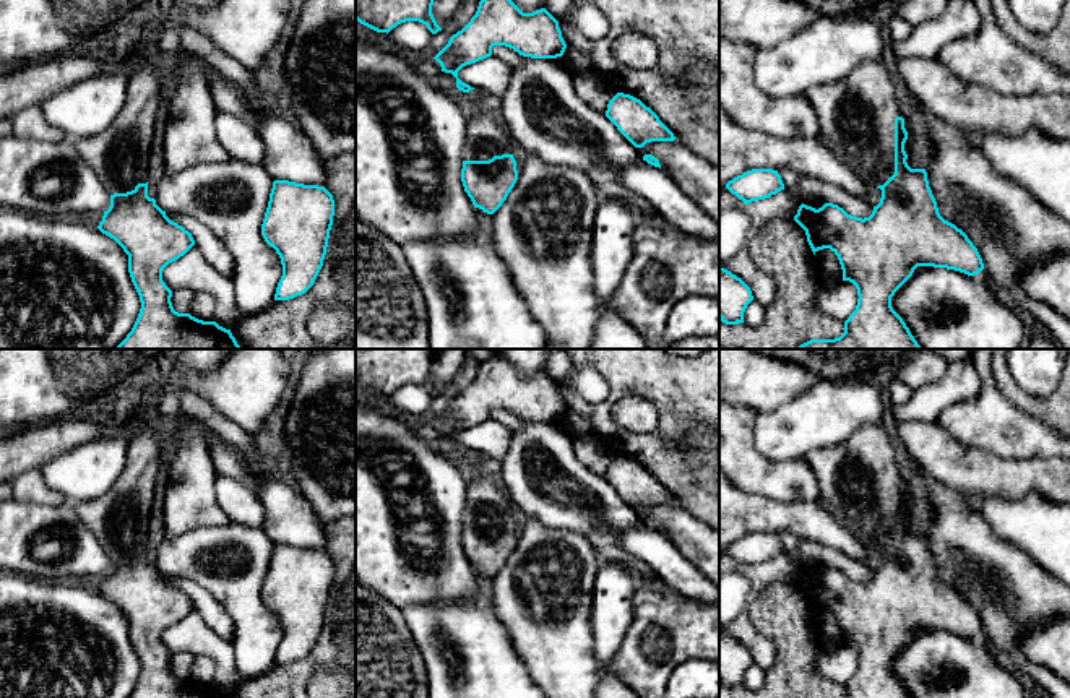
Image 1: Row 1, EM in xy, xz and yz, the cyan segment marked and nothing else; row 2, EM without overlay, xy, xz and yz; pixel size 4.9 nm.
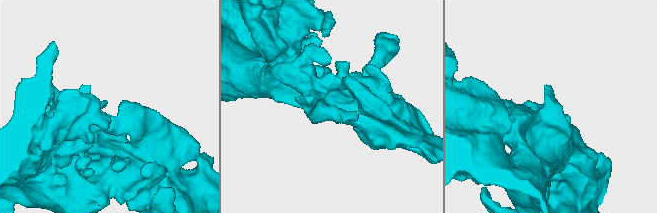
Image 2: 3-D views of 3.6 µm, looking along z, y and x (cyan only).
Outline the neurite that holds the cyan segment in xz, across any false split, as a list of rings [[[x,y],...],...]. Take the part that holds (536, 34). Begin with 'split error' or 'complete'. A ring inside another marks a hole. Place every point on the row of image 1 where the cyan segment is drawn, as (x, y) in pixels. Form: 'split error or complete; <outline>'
split error; [[[481,0],[476,15],[448,44],[434,57],[442,71],[451,73],[456,78],[456,88],[469,93],[469,84],[458,78],[458,71],[471,63],[484,60],[492,55],[494,45],[505,45],[523,57],[531,58],[557,58],[562,57],[573,71],[589,71],[593,60],[575,47],[568,47],[562,37],[559,21],[546,10],[523,13],[511,0]]]

